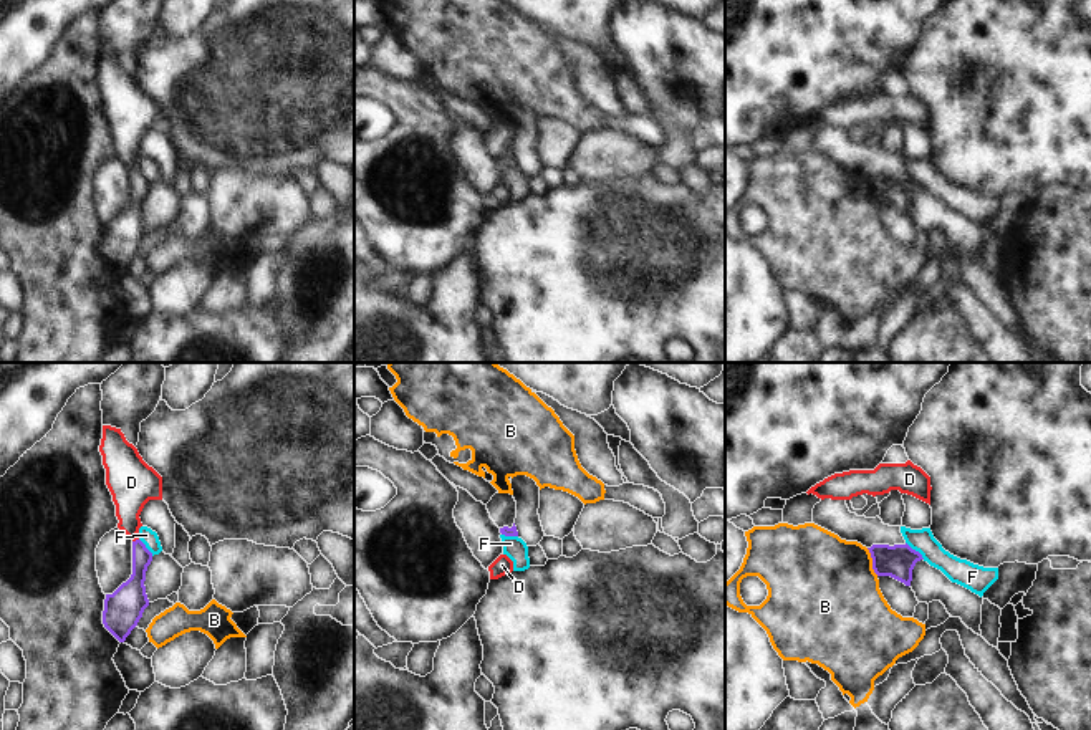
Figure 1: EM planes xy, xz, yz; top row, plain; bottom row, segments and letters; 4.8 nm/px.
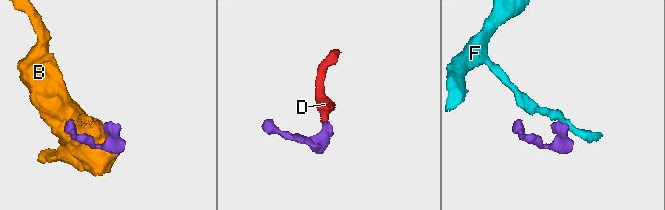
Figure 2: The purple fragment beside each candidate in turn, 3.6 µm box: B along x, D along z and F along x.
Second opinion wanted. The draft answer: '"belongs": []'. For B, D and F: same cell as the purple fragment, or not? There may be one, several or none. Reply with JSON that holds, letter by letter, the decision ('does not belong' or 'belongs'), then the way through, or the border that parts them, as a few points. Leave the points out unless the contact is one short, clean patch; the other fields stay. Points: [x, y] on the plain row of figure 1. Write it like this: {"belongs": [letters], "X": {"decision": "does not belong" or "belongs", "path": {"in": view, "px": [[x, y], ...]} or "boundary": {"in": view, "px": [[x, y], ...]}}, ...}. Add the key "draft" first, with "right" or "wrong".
{"draft": "wrong", "belongs": ["D"], "B": {"decision": "does not belong", "boundary": {"in": "yz", "px": [[866, 177], [871, 197], [878, 204]]}}, "D": {"decision": "belongs", "path": {"in": "xy", "px": [[133, 220], [138, 207], [136, 169], [131, 161], [131, 118]]}}, "F": {"decision": "does not belong", "boundary": {"in": "yz", "px": [[906, 171], [924, 187]]}}}

